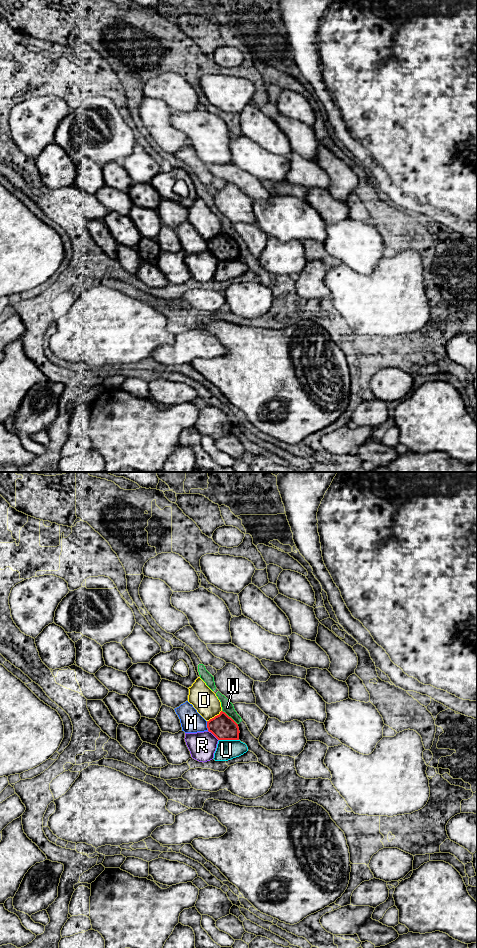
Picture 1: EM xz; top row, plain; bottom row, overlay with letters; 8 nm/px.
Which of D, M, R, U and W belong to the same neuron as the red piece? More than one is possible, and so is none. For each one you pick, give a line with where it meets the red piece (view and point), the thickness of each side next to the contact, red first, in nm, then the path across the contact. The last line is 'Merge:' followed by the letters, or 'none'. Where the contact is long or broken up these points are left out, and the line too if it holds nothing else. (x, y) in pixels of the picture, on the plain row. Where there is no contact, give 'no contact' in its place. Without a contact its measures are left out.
W: contact xz (230, 237); calibres 200 and 90 nm; way xz (223, 247), (230, 237), (227, 227)
Merge: W

